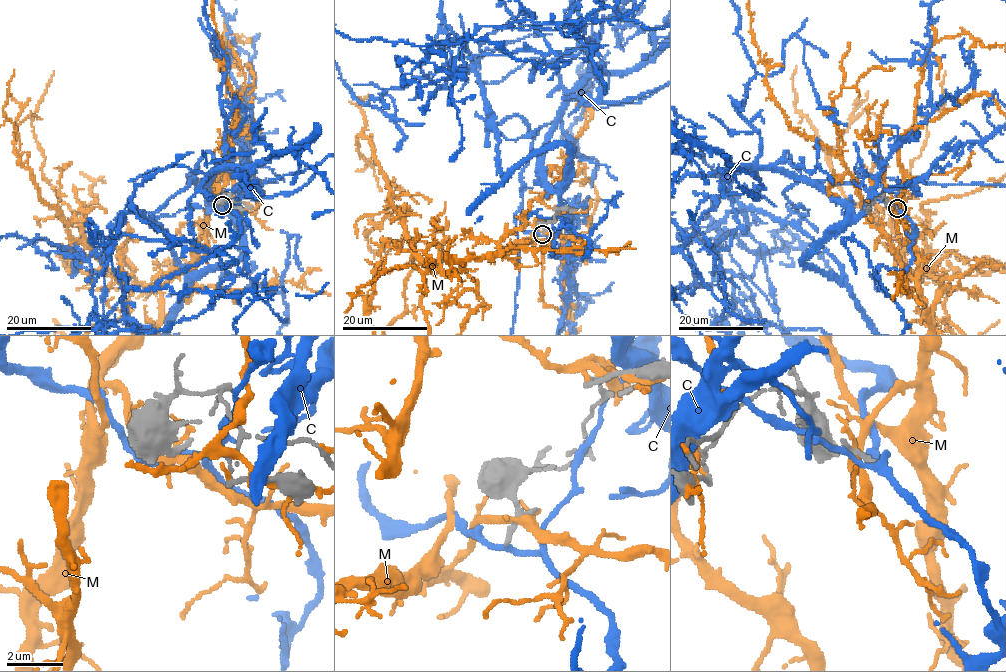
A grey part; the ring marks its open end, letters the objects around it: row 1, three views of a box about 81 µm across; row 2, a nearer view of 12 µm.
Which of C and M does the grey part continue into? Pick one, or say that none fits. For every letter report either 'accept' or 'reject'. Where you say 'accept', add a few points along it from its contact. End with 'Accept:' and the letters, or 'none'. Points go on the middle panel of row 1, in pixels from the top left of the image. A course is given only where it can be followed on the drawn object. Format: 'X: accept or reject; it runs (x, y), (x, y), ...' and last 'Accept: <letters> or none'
C: reject
M: reject
Accept: none

